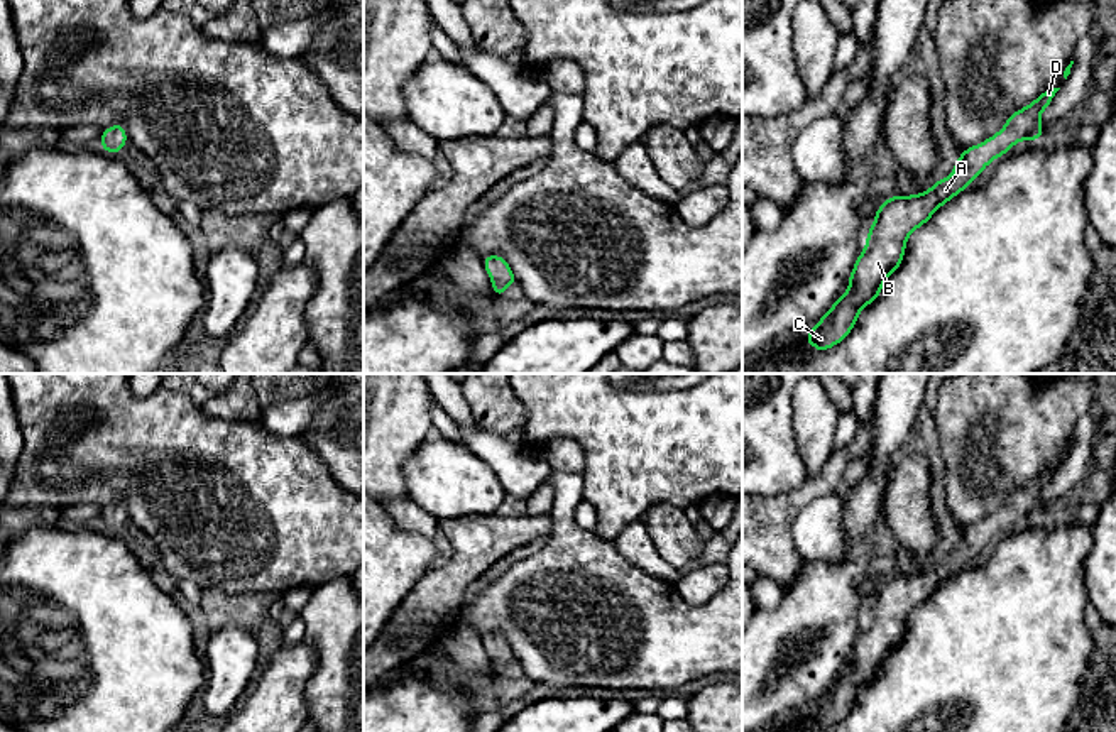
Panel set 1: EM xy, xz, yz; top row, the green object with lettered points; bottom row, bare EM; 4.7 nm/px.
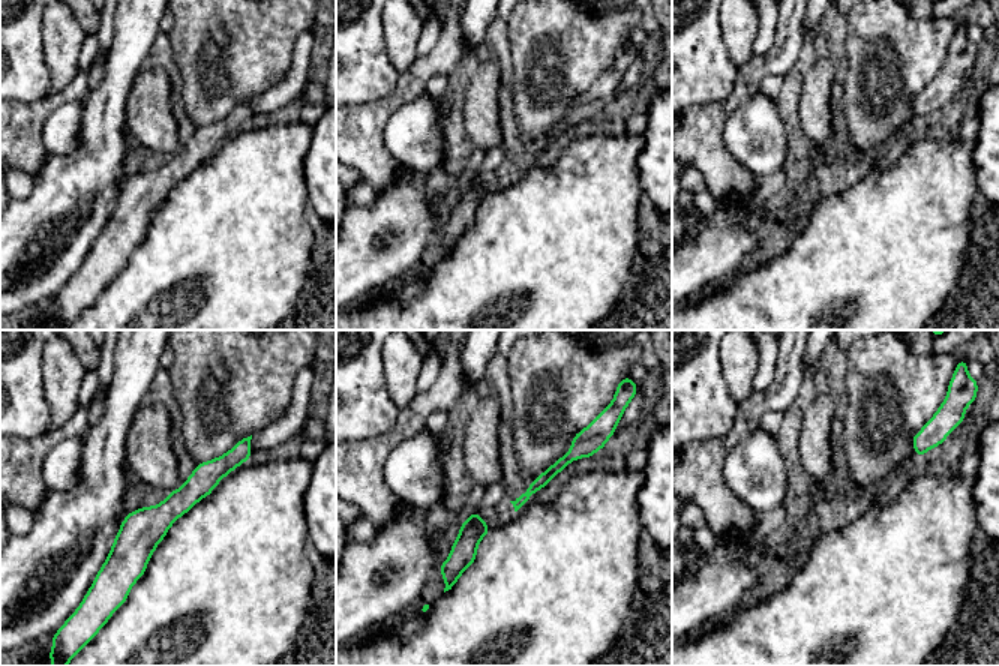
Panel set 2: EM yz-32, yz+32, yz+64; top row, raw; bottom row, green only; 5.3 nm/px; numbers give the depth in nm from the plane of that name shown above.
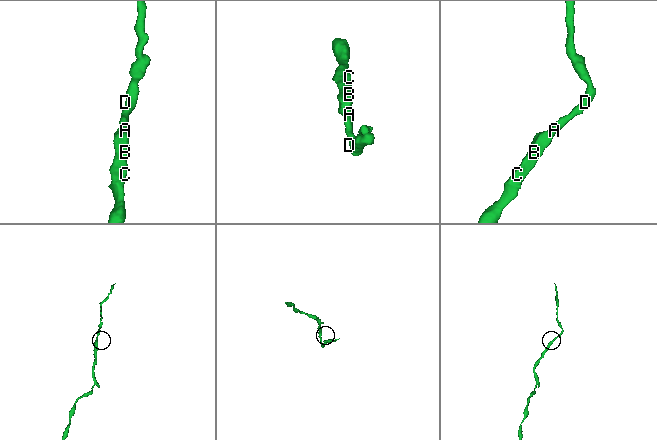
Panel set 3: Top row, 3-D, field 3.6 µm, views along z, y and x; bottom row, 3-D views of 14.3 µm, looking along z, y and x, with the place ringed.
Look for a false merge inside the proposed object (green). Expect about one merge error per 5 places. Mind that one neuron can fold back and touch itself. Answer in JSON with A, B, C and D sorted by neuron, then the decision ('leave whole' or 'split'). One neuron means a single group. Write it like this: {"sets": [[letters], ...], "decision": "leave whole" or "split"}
{"sets": [["A", "B", "C", "D"]], "decision": "leave whole"}

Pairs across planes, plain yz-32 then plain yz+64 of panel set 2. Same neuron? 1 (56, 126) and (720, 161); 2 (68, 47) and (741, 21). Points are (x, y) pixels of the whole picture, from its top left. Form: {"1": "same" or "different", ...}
{"1": "different", "2": "same"}

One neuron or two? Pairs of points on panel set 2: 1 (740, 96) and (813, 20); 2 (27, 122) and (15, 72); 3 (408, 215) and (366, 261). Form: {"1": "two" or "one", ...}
{"1": "two", "2": "two", "3": "one"}

